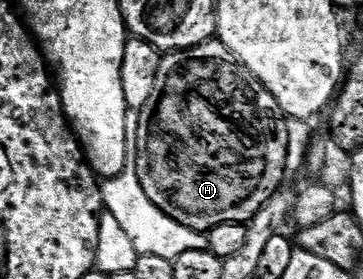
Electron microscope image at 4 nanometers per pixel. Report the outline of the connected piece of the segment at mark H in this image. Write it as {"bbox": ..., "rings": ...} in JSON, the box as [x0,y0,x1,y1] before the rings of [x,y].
{"bbox":[132,39,287,235],"rings":[[[211,39],[191,49],[176,49],[163,56],[160,63],[160,75],[156,75],[156,87],[148,98],[148,103],[140,111],[140,143],[132,147],[132,168],[140,175],[140,187],[144,187],[148,199],[152,199],[152,203],[156,203],[156,207],[160,207],[164,215],[176,219],[176,223],[184,227],[192,227],[192,231],[209,235],[221,224],[249,223],[257,212],[276,195],[278,190],[283,188],[287,180],[287,120],[286,114],[282,112],[274,96],[264,87],[264,83],[260,83],[260,79],[256,79],[252,71],[242,66],[236,59],[236,55],[232,55],[232,51],[228,51],[228,47],[224,47],[222,41]]]}

